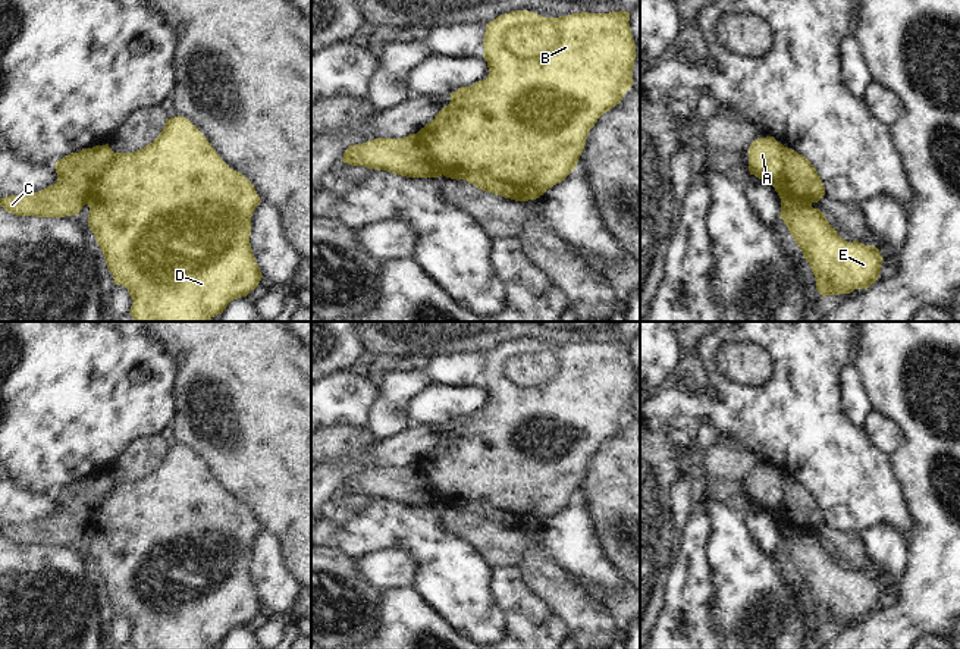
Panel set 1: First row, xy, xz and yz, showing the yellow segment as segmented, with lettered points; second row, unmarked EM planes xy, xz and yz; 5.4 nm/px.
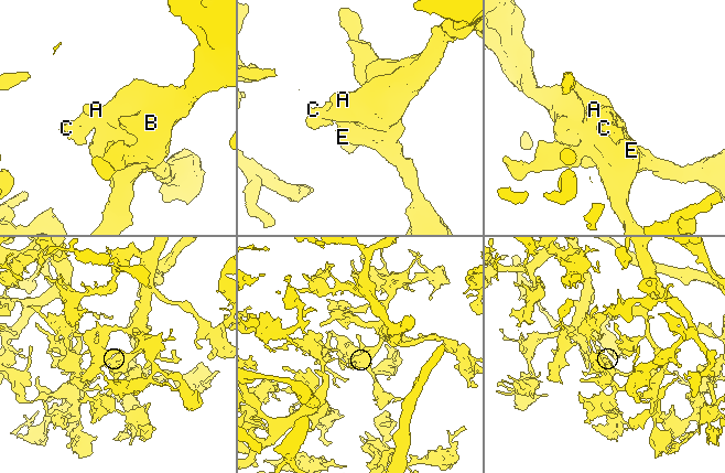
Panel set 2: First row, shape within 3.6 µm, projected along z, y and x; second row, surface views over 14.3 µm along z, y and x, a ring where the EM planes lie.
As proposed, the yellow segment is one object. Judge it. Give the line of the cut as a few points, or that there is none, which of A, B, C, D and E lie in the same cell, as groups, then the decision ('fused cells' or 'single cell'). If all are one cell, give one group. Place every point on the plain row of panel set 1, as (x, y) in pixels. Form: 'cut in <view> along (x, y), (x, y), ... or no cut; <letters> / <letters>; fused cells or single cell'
cut in yz along (783, 476), (781, 486), (787, 521), (811, 533); A B D E / C; fused cells

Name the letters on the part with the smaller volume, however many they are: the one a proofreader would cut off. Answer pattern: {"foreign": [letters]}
{"foreign": ["C"]}

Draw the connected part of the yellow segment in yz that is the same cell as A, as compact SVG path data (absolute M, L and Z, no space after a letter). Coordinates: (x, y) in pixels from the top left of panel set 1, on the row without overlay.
M774 465L757 467L749 476L749 501L771 512L781 527L781 545L801 577L822 626L868 618L878 609L882 584L873 574L847 571L819 537L790 526L784 512L784 474Z

